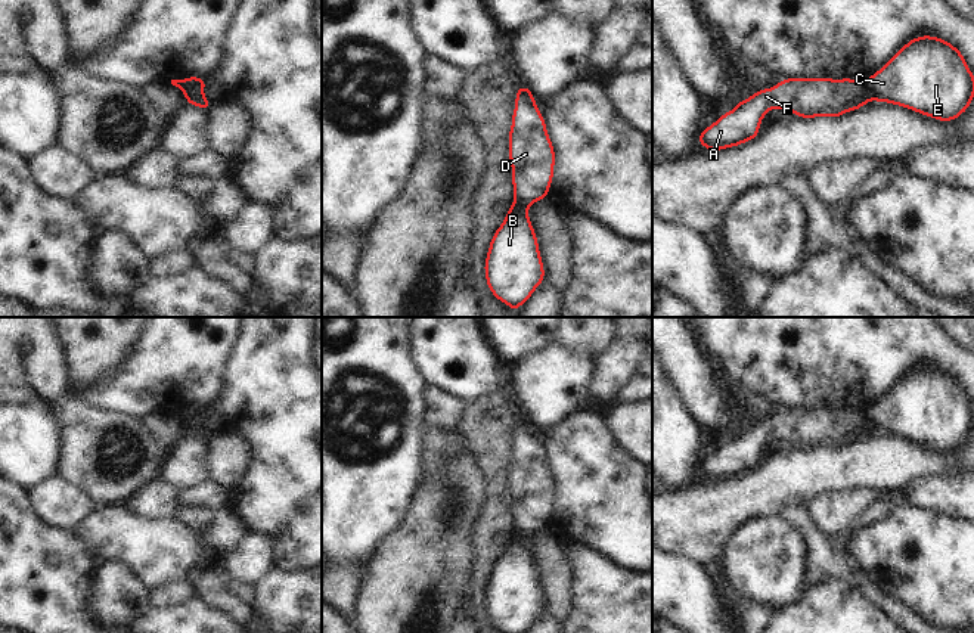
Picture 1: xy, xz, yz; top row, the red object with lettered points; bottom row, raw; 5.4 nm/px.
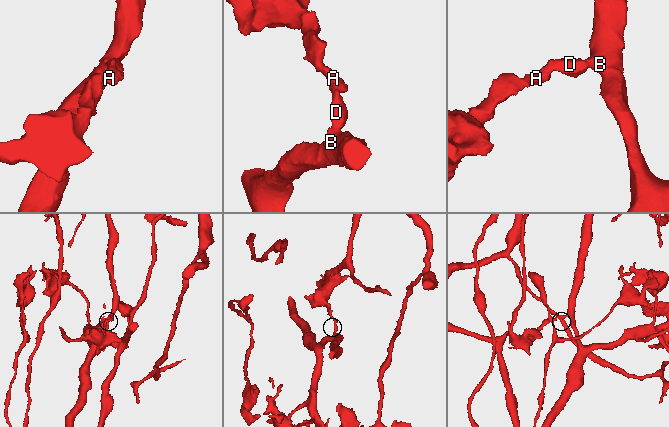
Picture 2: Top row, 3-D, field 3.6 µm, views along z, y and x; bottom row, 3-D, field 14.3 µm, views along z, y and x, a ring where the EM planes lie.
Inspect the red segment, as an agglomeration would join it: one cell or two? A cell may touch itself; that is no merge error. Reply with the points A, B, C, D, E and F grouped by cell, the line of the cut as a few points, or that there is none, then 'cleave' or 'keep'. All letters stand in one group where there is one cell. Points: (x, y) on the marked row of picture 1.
A D F / B C E; cut in xy along (204, 80), (197, 81), (185, 93); cleave

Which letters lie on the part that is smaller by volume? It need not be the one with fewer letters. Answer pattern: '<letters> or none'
A, D, F

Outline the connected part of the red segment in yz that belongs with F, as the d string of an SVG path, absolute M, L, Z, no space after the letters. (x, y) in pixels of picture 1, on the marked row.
M785 78L772 89L760 89L747 100L739 100L733 111L725 112L708 128L700 130L698 143L716 152L754 140L759 136L763 117L773 108L790 111L795 114L797 118L838 118L849 111L860 109L863 105L869 103L869 100L871 94L866 81L853 78Z

